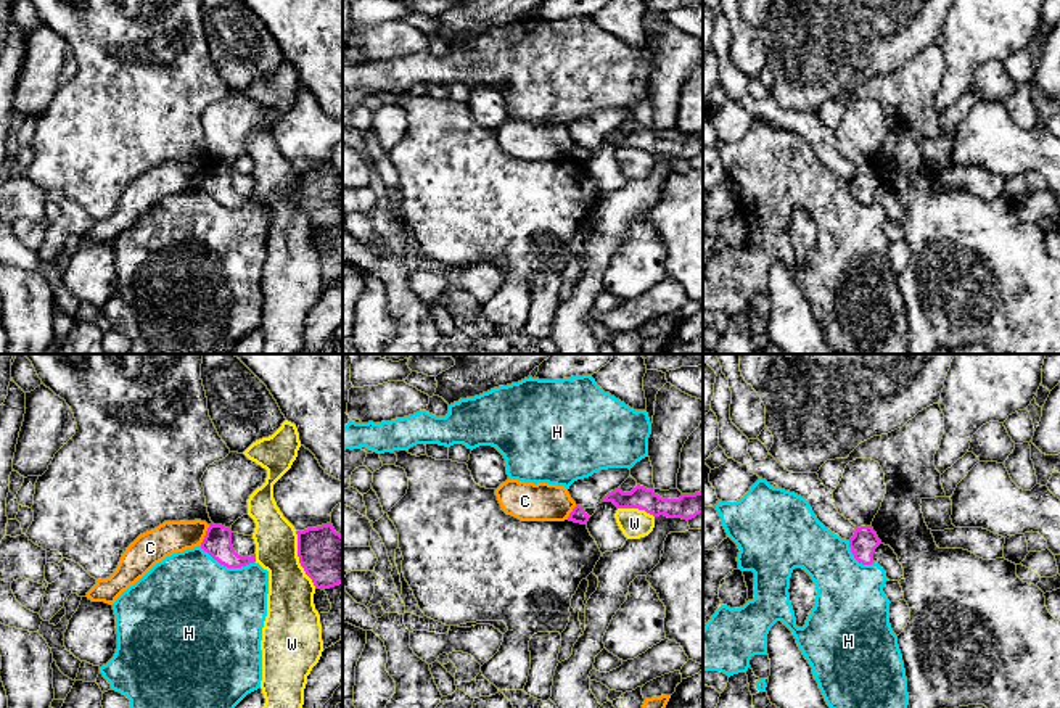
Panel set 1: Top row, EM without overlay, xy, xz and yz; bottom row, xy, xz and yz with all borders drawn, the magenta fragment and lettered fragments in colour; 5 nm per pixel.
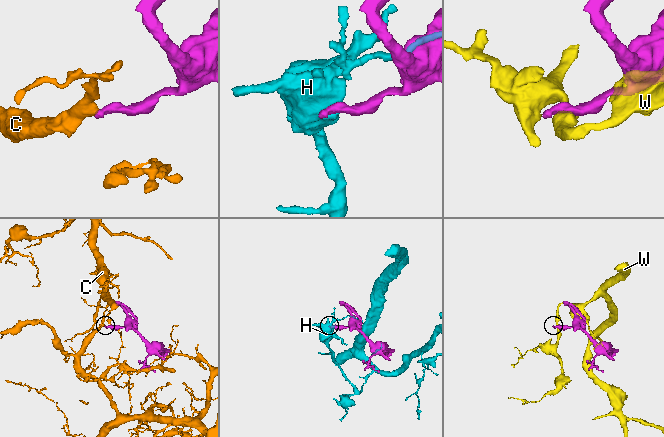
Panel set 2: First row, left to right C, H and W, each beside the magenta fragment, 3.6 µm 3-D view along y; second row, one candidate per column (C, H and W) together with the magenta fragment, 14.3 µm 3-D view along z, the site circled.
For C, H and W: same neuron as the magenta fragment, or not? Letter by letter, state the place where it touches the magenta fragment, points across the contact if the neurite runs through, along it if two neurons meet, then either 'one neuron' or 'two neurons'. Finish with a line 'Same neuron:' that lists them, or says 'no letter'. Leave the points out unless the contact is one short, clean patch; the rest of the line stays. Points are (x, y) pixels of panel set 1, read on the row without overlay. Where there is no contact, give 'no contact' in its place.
C: xy (206, 174) | along xy (209, 164), (200, 184) | two neurons
H: xy (227, 206) | two neurons
W: xy (299, 200) | along xy (295, 171), (299, 205), (316, 227) | two neurons
Same neuron: no letter

